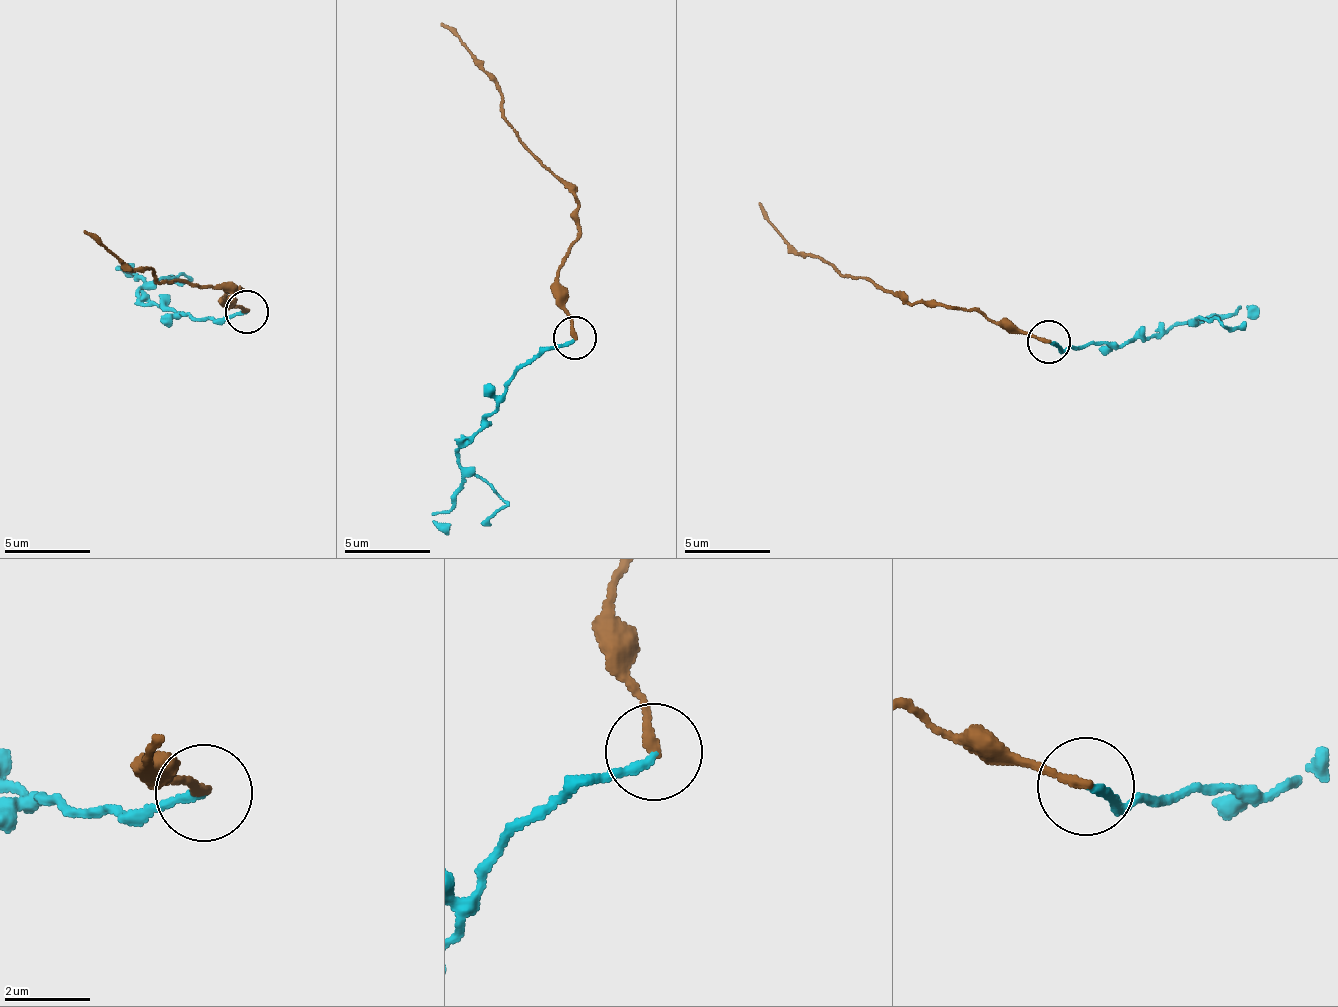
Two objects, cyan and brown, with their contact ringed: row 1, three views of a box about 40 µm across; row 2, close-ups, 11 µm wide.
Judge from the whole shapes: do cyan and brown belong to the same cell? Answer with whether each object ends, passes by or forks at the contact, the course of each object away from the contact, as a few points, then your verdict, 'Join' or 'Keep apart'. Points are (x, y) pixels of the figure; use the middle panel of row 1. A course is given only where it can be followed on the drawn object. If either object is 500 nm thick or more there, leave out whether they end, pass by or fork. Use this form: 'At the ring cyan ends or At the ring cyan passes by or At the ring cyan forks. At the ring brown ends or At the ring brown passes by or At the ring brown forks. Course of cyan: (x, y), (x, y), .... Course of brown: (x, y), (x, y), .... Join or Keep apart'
At the ring cyan ends. At the ring brown ends. Course of cyan: (575, 338), (527, 361), (460, 452), (456, 502), (431, 513), (448, 536). Course of brown: (575, 338), (559, 272), (578, 236), (578, 201), (519, 139), (506, 117), (499, 85), (442, 23). Keep apart

